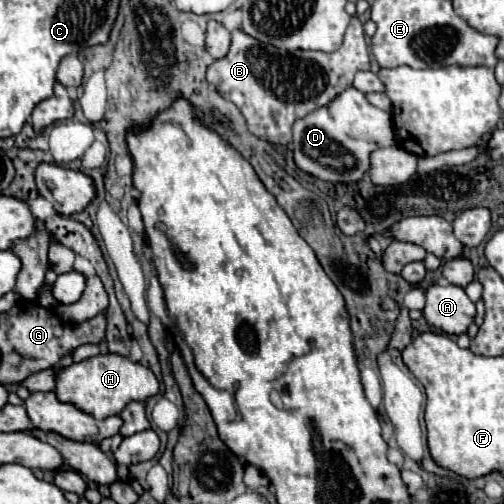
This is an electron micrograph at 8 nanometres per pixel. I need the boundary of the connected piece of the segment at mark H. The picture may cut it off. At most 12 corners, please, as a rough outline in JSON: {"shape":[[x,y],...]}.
{"shape":[[119,354],[55,370],[53,394],[103,420],[159,392]]}

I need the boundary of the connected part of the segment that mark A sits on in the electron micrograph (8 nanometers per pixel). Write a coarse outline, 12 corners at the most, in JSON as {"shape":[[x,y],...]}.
{"shape":[[461,286],[425,290],[425,320],[463,334],[475,304]]}

